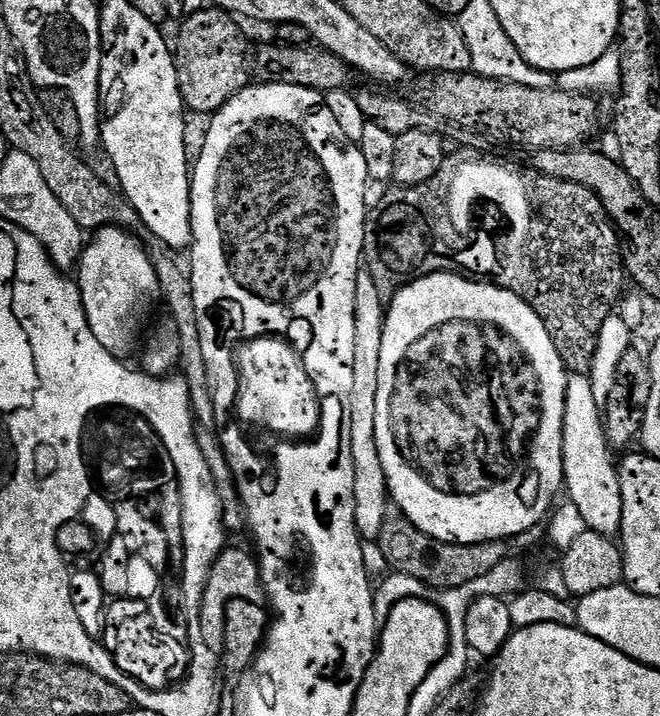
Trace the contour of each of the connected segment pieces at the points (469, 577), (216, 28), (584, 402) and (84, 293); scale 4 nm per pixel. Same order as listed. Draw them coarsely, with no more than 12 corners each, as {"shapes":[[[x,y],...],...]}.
{"shapes":[[[386,510],[392,572],[429,589],[466,586],[510,556],[502,540],[451,544]],[[211,6],[174,40],[185,109],[215,114],[249,87],[248,40]],[[569,375],[562,422],[567,499],[615,537],[622,486],[588,376]],[[127,229],[95,231],[78,265],[94,338],[128,358],[161,303]]]}

